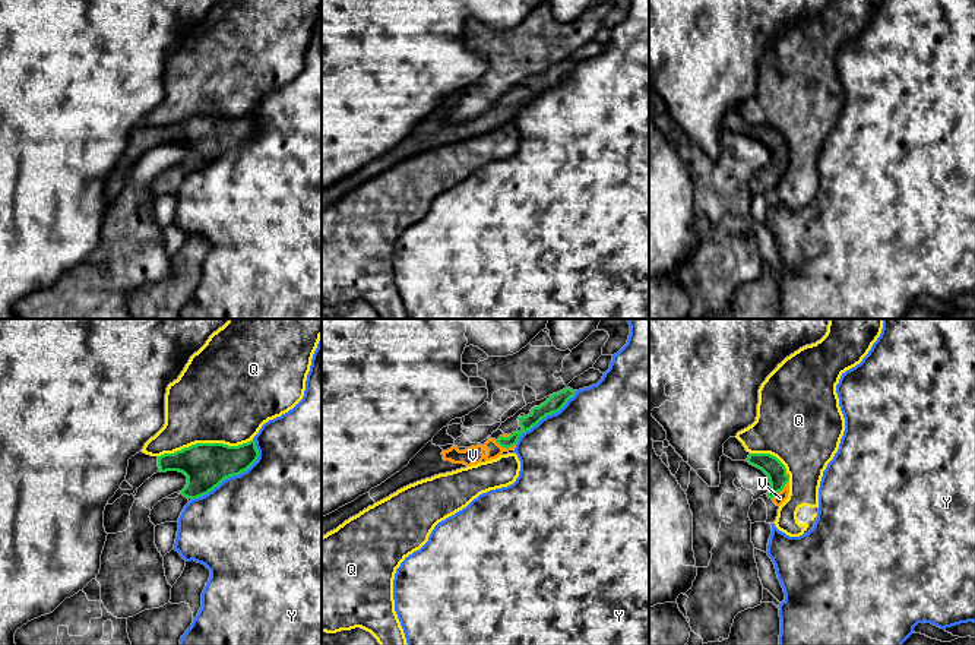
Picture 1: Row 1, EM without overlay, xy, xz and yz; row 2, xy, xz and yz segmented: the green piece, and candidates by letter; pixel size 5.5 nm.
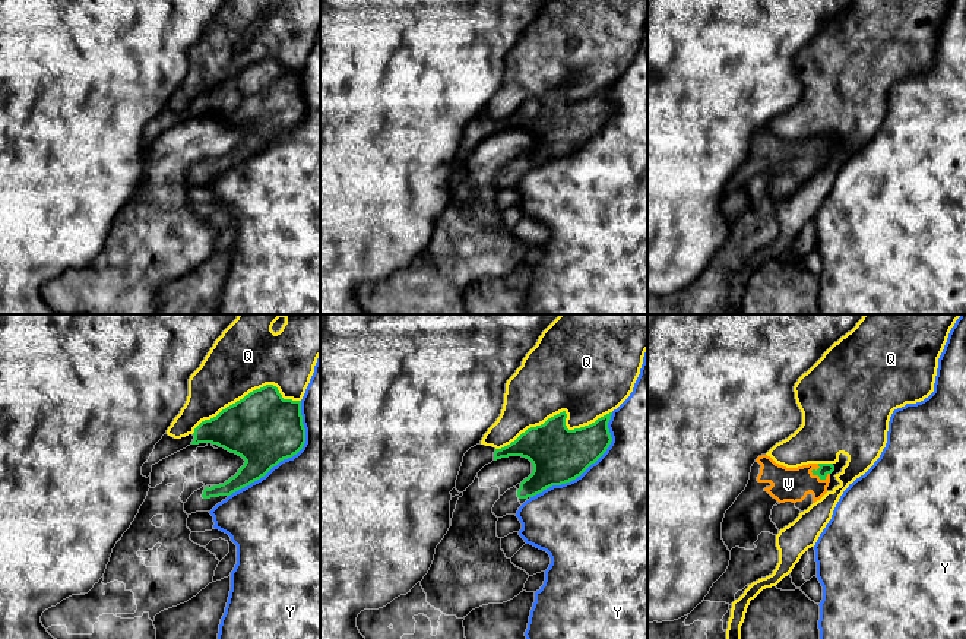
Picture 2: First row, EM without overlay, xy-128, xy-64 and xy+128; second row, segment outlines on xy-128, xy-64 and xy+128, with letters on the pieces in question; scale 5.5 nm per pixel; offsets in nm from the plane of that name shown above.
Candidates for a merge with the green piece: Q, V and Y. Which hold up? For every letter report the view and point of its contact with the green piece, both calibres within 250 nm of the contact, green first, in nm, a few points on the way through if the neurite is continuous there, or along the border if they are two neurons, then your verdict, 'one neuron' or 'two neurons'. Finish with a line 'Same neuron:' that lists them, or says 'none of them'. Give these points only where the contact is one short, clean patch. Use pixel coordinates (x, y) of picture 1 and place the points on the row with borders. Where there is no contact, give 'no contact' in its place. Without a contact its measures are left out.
Q: contact xy (205, 443); calibres 240 and 480 nm; two neurons
V: contact yz (781, 490); calibres 110 and 70 nm; way yz (771, 465), (778, 476), (781, 490), (779, 498); one neuron
Y: contact xy (233, 476); calibres 240 and 500 nm; two neurons
Same neuron: V

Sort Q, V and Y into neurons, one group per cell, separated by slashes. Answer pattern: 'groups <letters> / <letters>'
groups Q / V / Y

